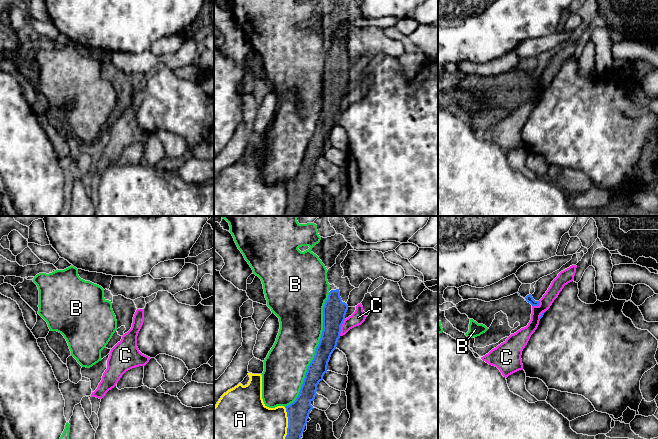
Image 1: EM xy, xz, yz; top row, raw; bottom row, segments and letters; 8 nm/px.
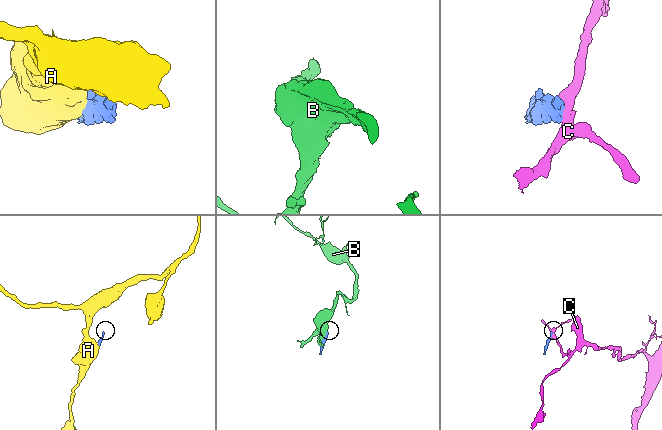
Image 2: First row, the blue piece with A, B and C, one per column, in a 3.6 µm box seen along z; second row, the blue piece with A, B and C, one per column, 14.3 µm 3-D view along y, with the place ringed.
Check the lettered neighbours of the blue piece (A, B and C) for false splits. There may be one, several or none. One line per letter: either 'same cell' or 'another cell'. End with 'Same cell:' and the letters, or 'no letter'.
A: another cell
B: another cell
C: another cell
Same cell: no letter

